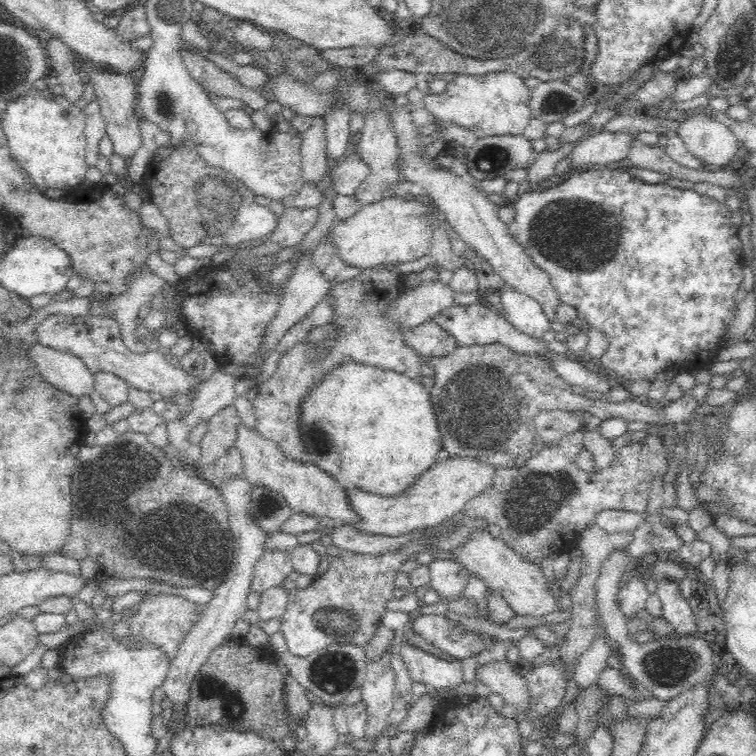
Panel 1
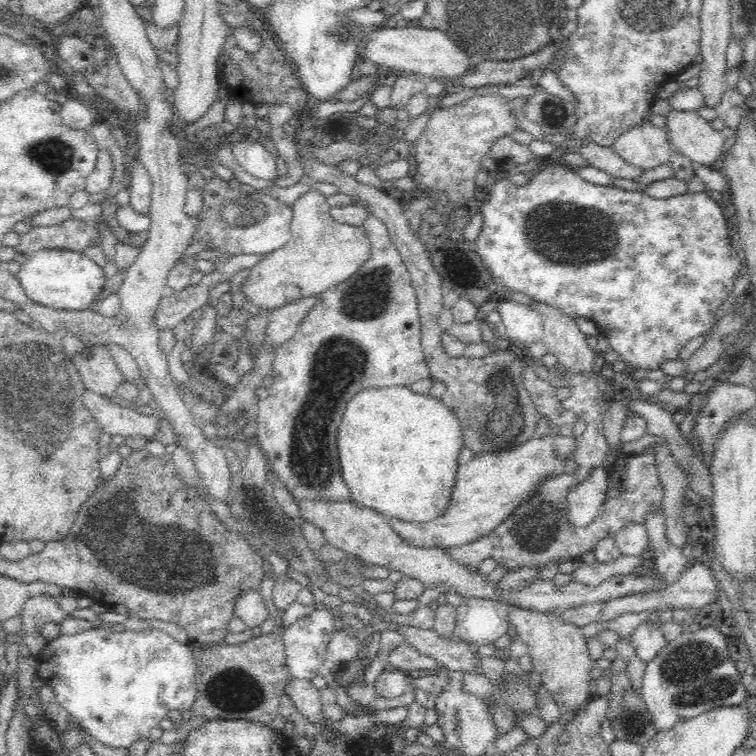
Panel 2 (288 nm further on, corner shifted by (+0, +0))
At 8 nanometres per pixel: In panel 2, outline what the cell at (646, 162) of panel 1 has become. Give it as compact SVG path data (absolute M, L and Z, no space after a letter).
M588 144L580 150L576 150L584 160L588 160L588 164L592 168L598 168L606 174L610 174L612 178L622 178L622 180L632 180L636 182L644 172L640 168L634 168L630 164L626 164L624 160L620 160L612 148L602 148L596 144Z

